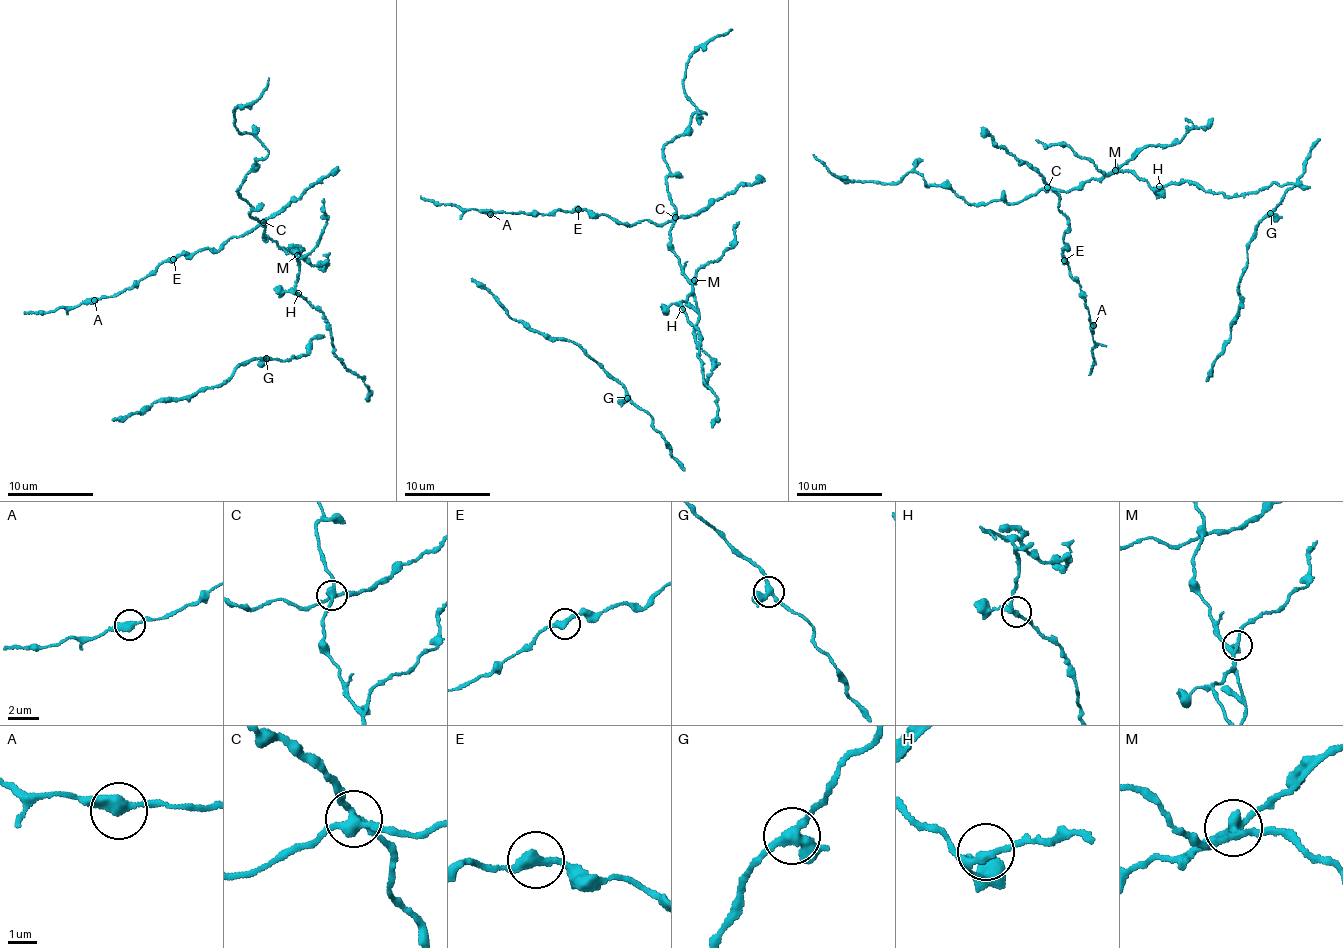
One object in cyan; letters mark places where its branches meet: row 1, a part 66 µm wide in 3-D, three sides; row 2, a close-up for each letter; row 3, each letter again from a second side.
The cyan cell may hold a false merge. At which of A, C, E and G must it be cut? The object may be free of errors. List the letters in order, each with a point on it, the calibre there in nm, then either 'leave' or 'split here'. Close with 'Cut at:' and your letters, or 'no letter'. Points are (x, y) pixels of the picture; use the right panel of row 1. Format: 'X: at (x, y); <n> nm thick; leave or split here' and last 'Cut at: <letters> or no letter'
A: at (1093, 325); 400 nm thick; leave
C: at (1047, 187); 320 nm thick; split here
E: at (1064, 260); 360 nm thick; leave
G: at (1270, 213); 320 nm thick; leave
Cut at: C

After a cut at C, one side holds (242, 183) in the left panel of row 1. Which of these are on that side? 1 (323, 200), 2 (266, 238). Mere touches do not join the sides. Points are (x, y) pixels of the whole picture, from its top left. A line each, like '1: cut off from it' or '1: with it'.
1: with it
2: with it

